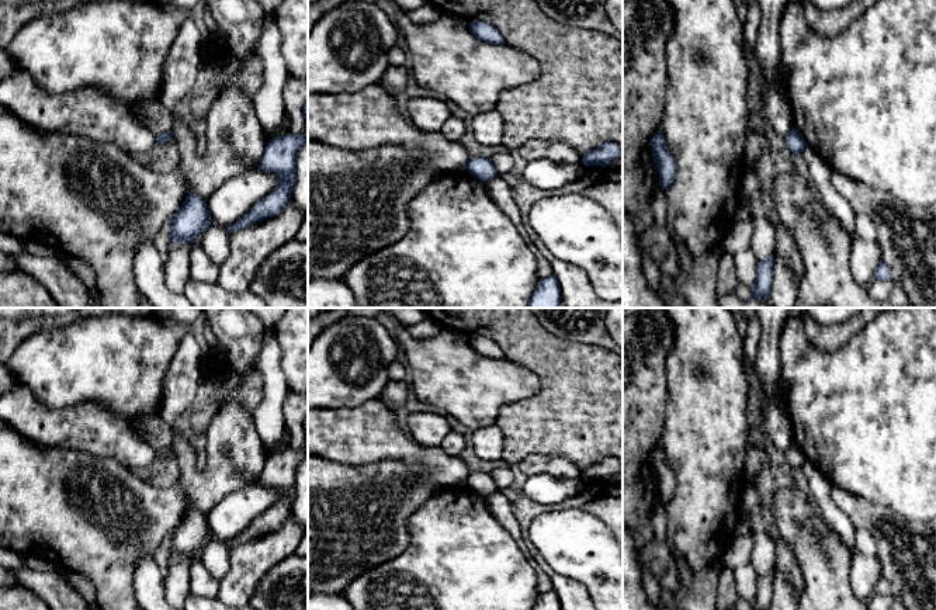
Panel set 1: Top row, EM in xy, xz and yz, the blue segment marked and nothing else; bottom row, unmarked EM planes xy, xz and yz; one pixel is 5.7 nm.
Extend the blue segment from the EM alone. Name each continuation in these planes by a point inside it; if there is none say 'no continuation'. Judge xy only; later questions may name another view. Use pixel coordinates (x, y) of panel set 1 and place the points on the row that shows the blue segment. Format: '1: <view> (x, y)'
no continuation

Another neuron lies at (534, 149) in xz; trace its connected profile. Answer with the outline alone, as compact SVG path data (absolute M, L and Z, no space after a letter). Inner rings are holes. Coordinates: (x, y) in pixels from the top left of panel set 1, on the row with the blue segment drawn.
M527 141L519 148L519 155L527 162L540 159L548 159L557 163L582 162L582 155L575 148L559 141Z

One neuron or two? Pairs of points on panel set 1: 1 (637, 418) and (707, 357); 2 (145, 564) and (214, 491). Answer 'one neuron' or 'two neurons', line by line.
1: two neurons
2: two neurons

